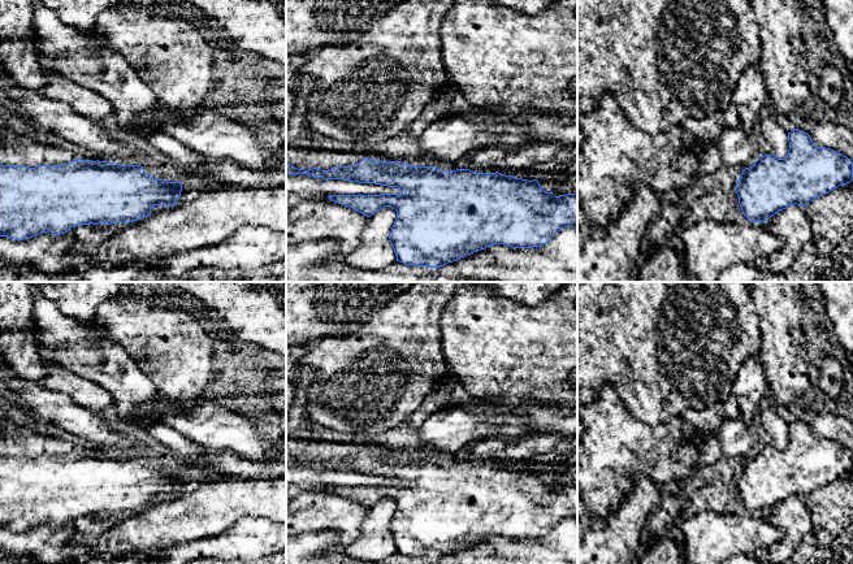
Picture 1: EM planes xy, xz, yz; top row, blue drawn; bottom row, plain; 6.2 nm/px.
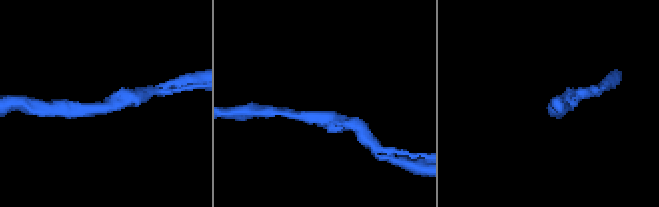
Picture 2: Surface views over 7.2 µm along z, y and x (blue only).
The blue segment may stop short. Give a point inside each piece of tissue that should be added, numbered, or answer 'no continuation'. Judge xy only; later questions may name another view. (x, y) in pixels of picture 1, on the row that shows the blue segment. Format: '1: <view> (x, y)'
no continuation

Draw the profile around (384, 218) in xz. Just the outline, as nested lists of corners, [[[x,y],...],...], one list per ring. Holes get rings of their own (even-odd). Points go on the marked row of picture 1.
[[[384,207],[369,217],[360,235],[360,244],[345,257],[345,261],[360,269],[384,269],[397,261],[389,234],[397,218],[397,211]]]

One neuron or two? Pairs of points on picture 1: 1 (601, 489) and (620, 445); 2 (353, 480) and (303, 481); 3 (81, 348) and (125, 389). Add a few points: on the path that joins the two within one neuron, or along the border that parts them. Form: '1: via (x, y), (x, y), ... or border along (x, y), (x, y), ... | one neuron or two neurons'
1: via (601, 478), (601, 464), (610, 455) | one neuron
2: via (341, 478), (315, 478) | one neuron
3: via (91, 359), (115, 378) | one neuron

